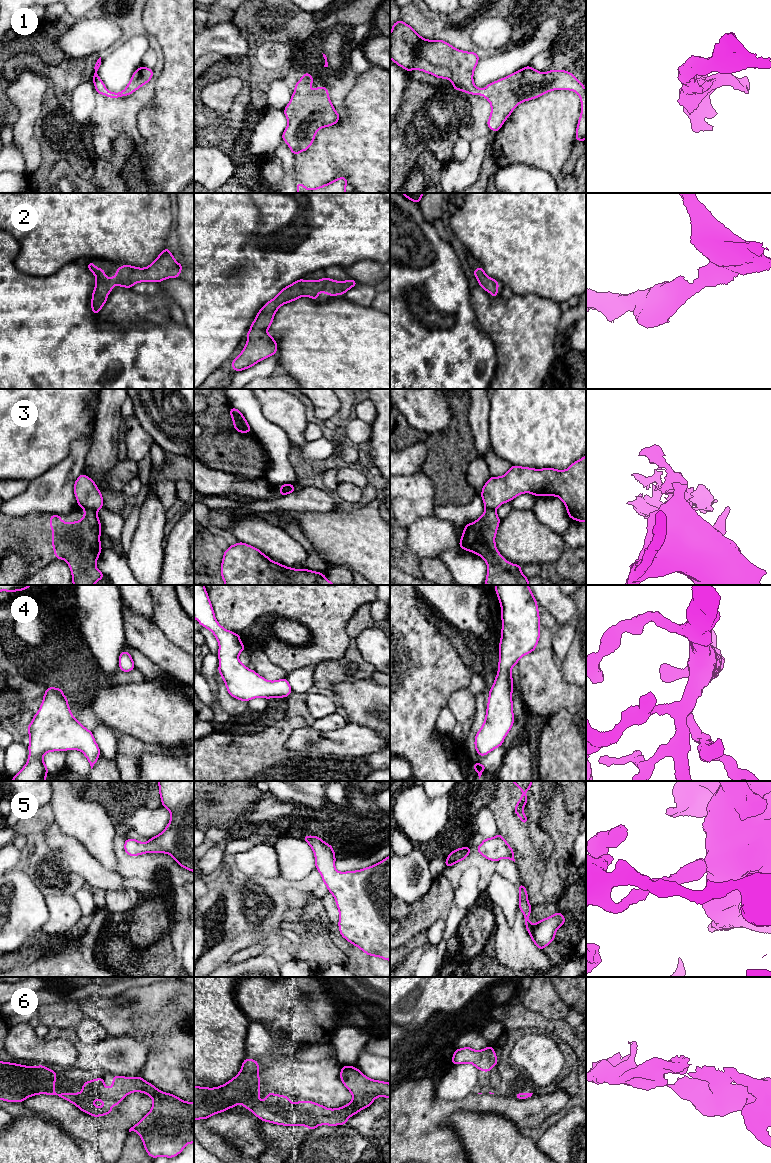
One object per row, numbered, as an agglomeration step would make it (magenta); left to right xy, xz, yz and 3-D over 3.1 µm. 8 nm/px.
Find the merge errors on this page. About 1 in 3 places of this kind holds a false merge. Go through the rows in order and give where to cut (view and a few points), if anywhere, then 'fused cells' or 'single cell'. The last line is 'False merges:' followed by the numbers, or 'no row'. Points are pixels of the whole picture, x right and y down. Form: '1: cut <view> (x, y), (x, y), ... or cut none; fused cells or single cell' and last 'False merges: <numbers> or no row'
1: cut none; single cell
2: cut none; single cell
3: cut xy (84, 507), (91, 508), (96, 512); fused cells
4: cut none; single cell
5: cut none; single cell
6: cut none; single cell
False merges: 3

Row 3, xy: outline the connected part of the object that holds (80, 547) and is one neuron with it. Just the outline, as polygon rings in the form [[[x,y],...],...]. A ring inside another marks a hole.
[[[84,508],[83,519],[70,523],[61,520],[59,514],[51,515],[50,528],[55,557],[68,563],[73,585],[94,585],[105,577],[96,569],[102,531],[95,510]]]

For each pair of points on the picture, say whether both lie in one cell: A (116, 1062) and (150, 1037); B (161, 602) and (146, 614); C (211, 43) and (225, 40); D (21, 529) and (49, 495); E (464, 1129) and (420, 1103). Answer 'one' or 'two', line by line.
A: two
B: two
C: one
D: two
E: two

